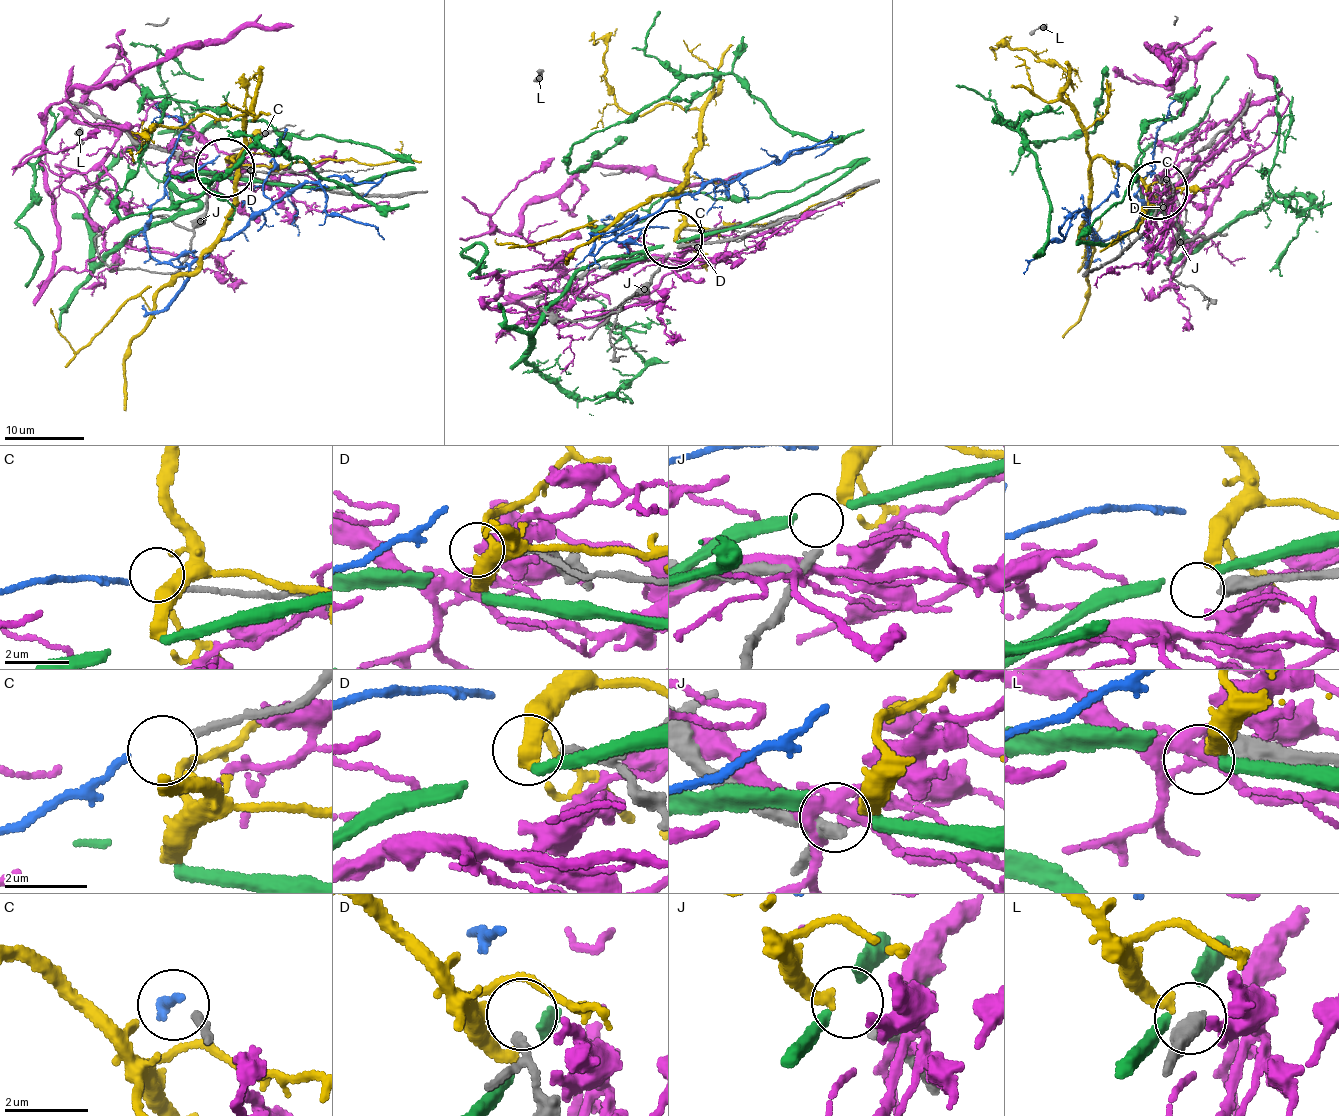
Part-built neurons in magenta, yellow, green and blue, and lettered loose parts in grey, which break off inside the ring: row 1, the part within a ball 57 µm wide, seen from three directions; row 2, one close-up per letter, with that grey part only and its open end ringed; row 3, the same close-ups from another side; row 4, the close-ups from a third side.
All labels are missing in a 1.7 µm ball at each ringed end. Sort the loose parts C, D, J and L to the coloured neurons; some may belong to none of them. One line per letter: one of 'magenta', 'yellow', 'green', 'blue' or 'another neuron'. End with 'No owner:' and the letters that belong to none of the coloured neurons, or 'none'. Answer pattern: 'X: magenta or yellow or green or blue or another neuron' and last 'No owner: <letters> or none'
C: blue
D: another neuron
J: yellow
L: another neuron
No owner: D, L

